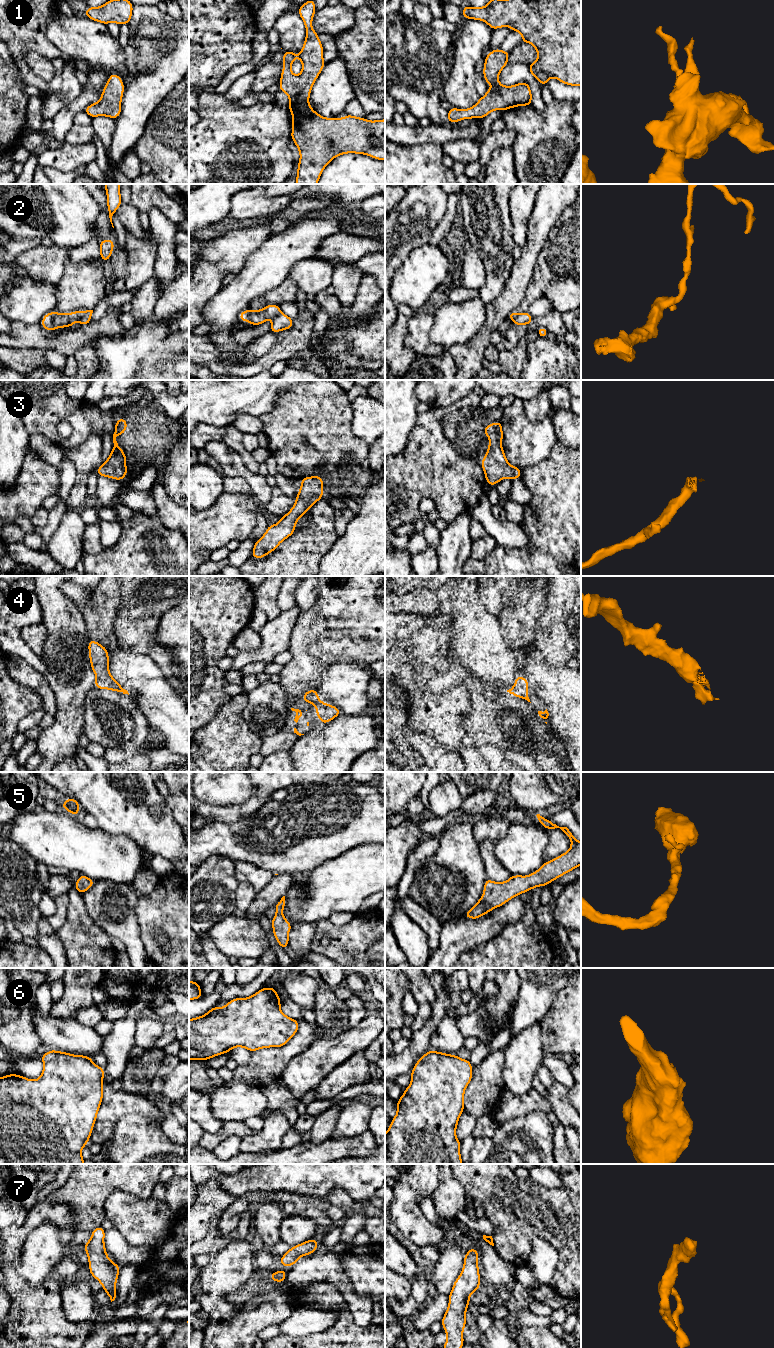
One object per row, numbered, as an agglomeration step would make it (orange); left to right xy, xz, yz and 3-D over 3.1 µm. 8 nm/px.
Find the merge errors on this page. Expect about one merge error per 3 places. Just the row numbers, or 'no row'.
2

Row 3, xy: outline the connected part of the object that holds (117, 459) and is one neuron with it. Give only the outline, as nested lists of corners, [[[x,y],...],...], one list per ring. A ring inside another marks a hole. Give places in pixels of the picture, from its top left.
[[[119,418],[115,423],[115,432],[113,434],[114,447],[106,462],[98,469],[98,476],[104,476],[121,481],[127,475],[126,455],[119,447],[116,437],[125,433],[127,429],[127,420]]]

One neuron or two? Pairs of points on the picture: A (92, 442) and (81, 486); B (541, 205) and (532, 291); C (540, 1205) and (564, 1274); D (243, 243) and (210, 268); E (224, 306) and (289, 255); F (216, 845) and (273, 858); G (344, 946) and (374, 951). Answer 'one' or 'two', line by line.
A: one
B: two
C: one
D: one
E: one
F: one
G: two

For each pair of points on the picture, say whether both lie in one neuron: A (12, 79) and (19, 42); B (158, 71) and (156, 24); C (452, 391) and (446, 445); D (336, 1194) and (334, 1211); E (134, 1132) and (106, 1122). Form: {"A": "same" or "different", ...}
{"A": "different", "B": "same", "C": "different", "D": "different", "E": "different"}

